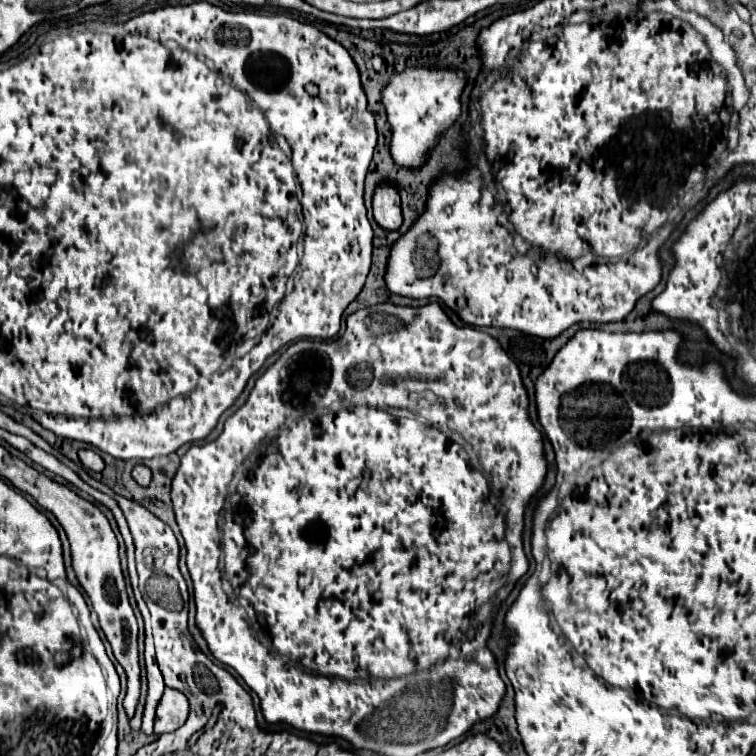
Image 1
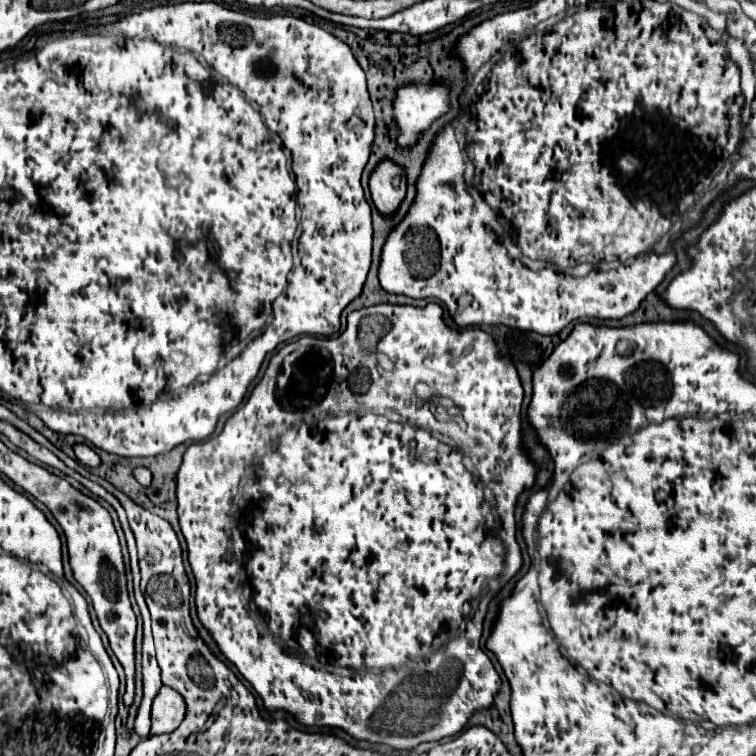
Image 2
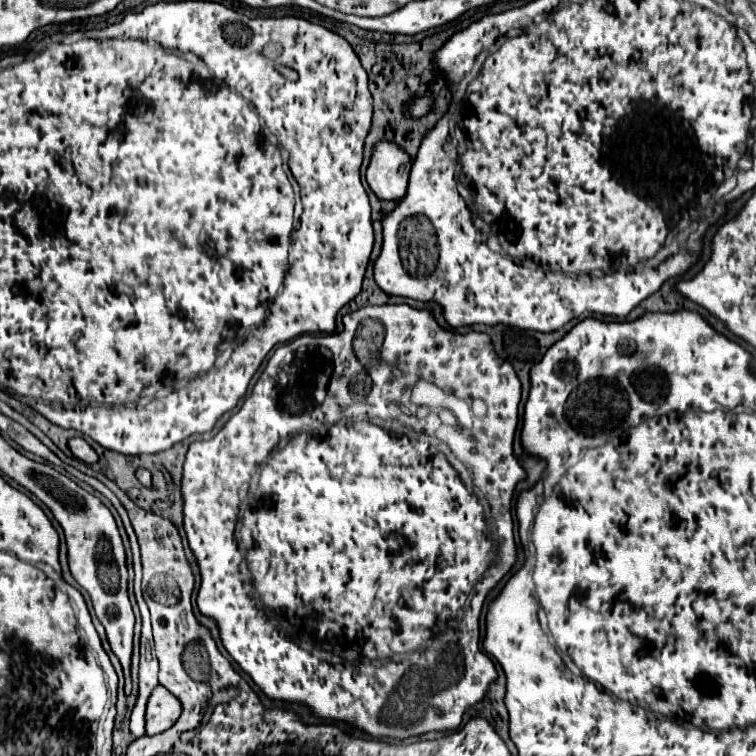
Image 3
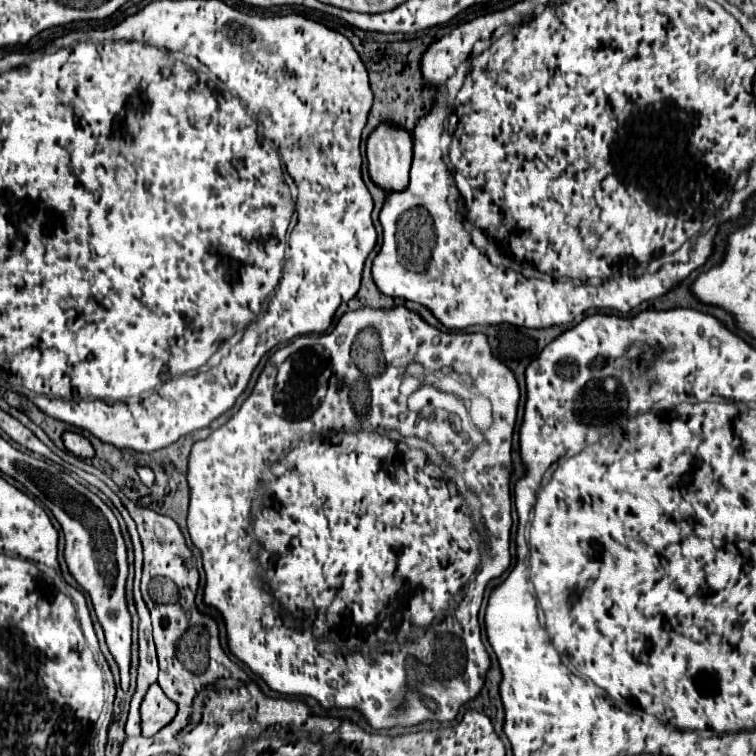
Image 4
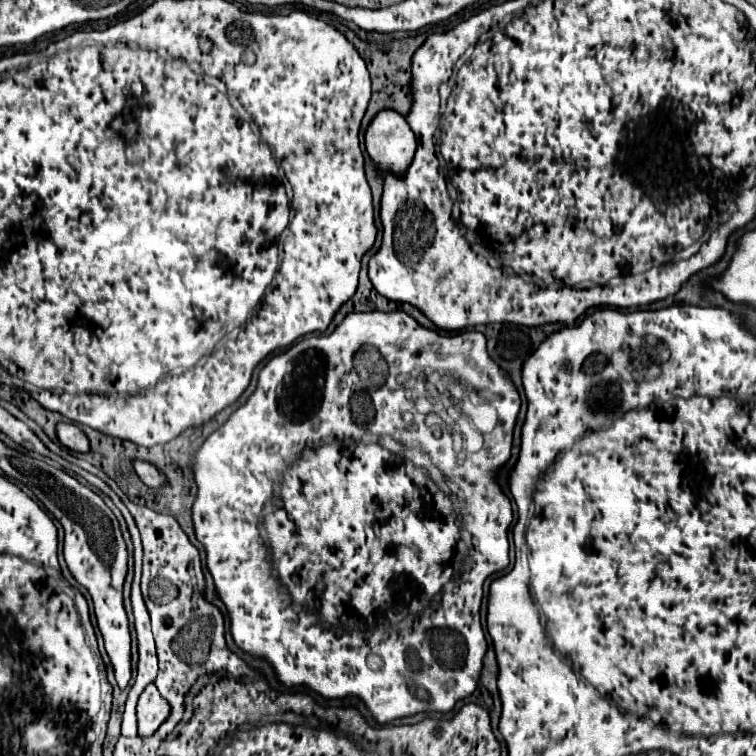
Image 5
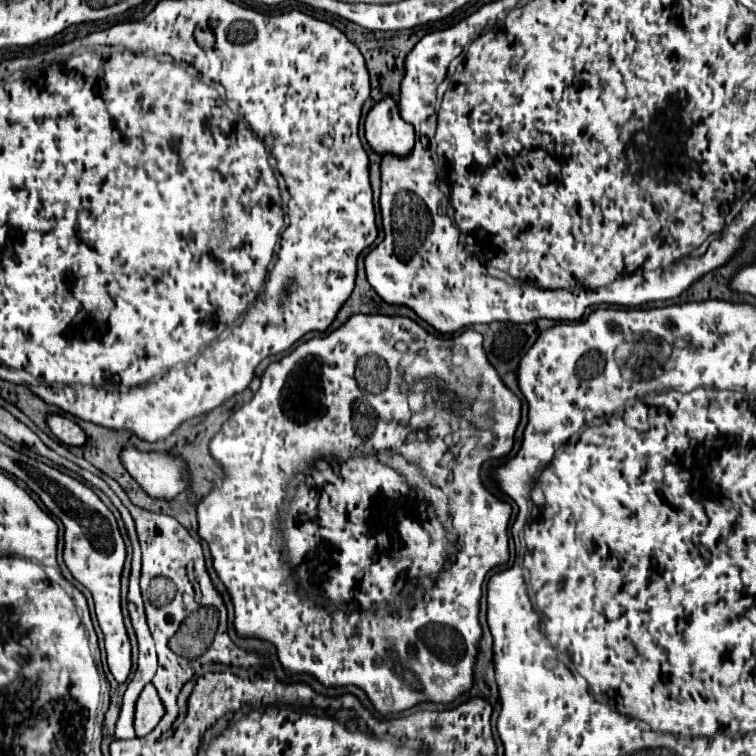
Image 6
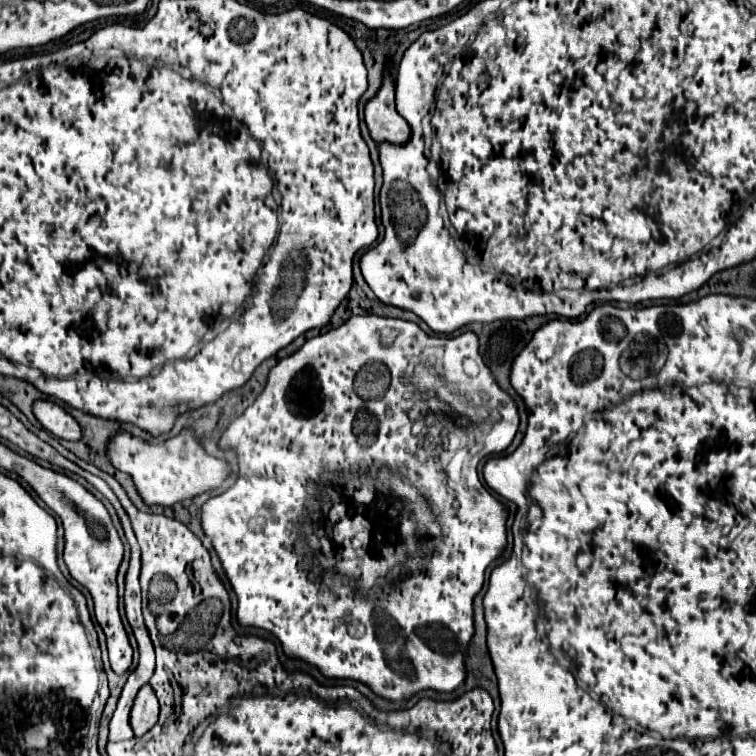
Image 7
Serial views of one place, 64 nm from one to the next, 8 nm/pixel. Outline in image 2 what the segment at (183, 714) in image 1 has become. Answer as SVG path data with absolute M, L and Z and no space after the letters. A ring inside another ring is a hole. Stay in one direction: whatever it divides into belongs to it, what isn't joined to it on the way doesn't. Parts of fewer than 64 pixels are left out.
M162 686L152 702L150 732L152 734L168 734L168 732L176 730L180 726L184 714L186 714L186 704L184 704L182 696L176 690Z

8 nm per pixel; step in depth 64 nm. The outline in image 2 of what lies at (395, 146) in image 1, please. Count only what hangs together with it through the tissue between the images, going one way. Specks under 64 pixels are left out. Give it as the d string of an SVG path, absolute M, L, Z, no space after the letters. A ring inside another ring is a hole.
M406 84L398 88L398 98L394 100L394 120L400 126L400 146L410 146L418 140L420 132L426 130L434 118L440 118L448 110L448 88L442 84Z

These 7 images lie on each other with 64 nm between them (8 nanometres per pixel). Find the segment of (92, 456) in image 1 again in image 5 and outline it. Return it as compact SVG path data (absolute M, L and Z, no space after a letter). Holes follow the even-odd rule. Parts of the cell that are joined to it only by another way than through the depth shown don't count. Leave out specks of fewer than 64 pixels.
M60 422L56 426L56 436L58 436L60 444L66 446L66 448L70 448L70 450L76 450L76 452L88 452L90 450L86 434L76 424Z

